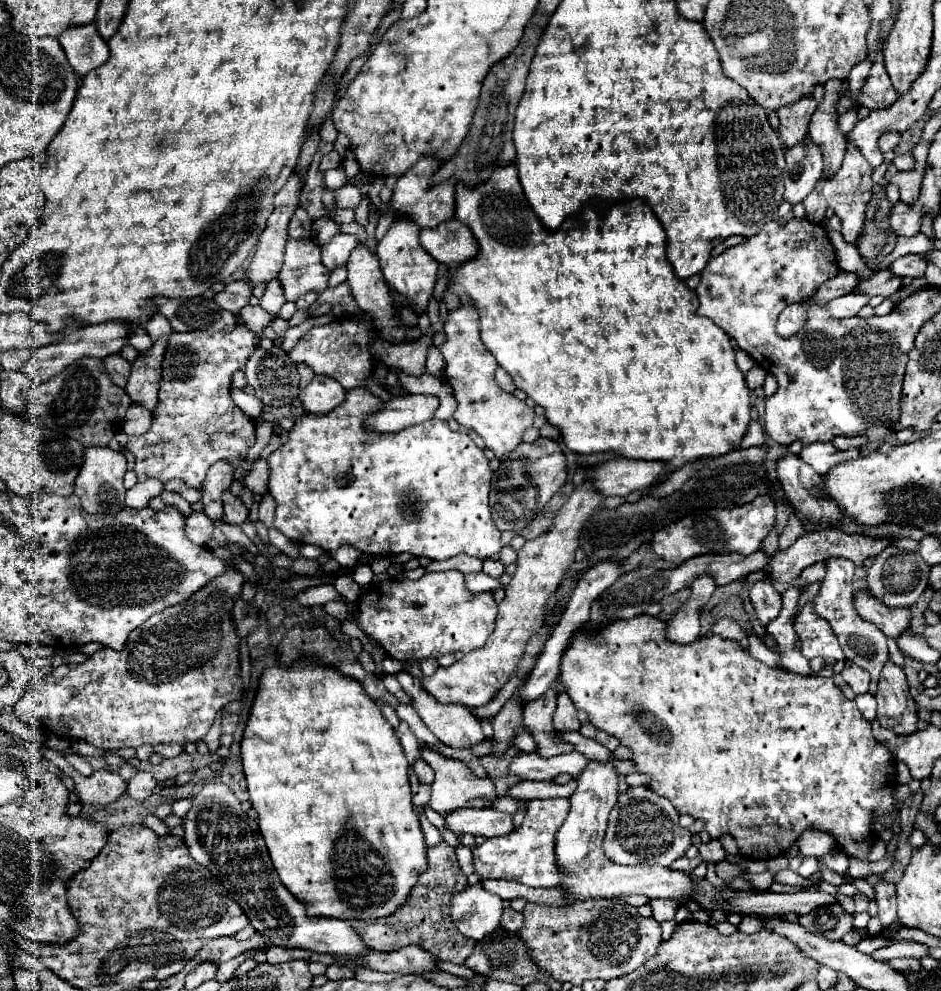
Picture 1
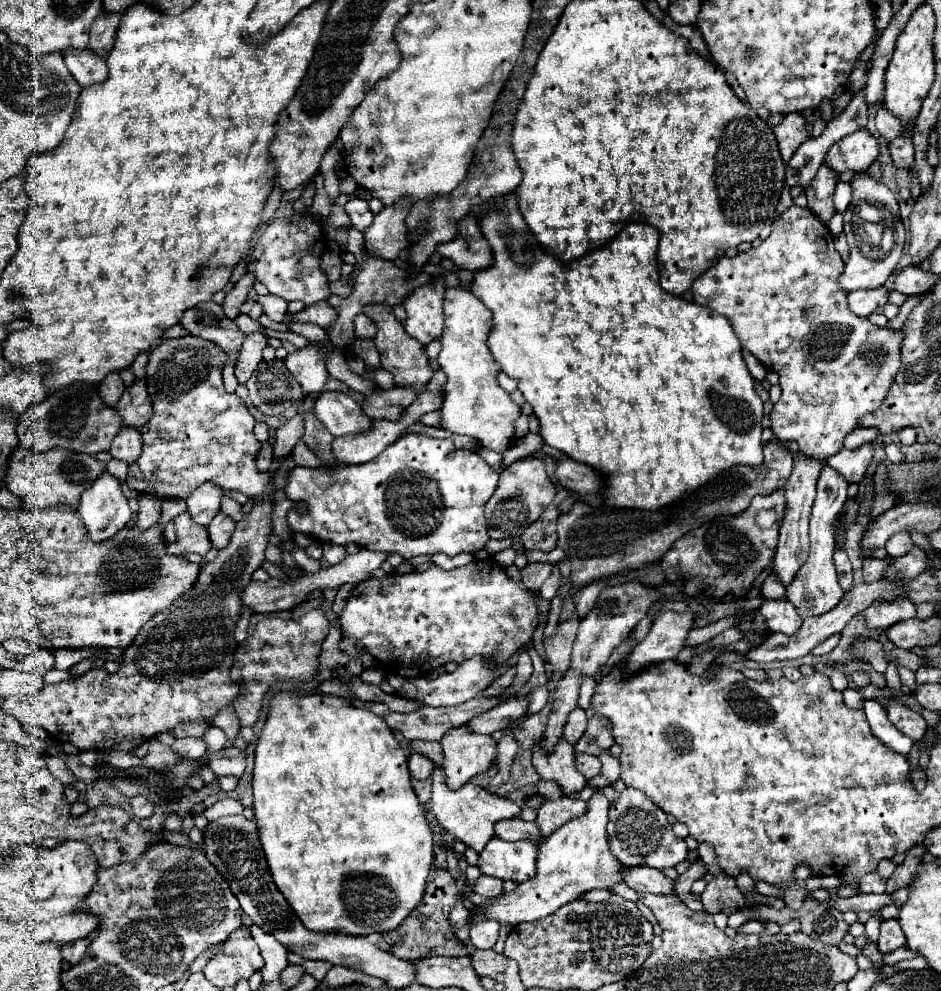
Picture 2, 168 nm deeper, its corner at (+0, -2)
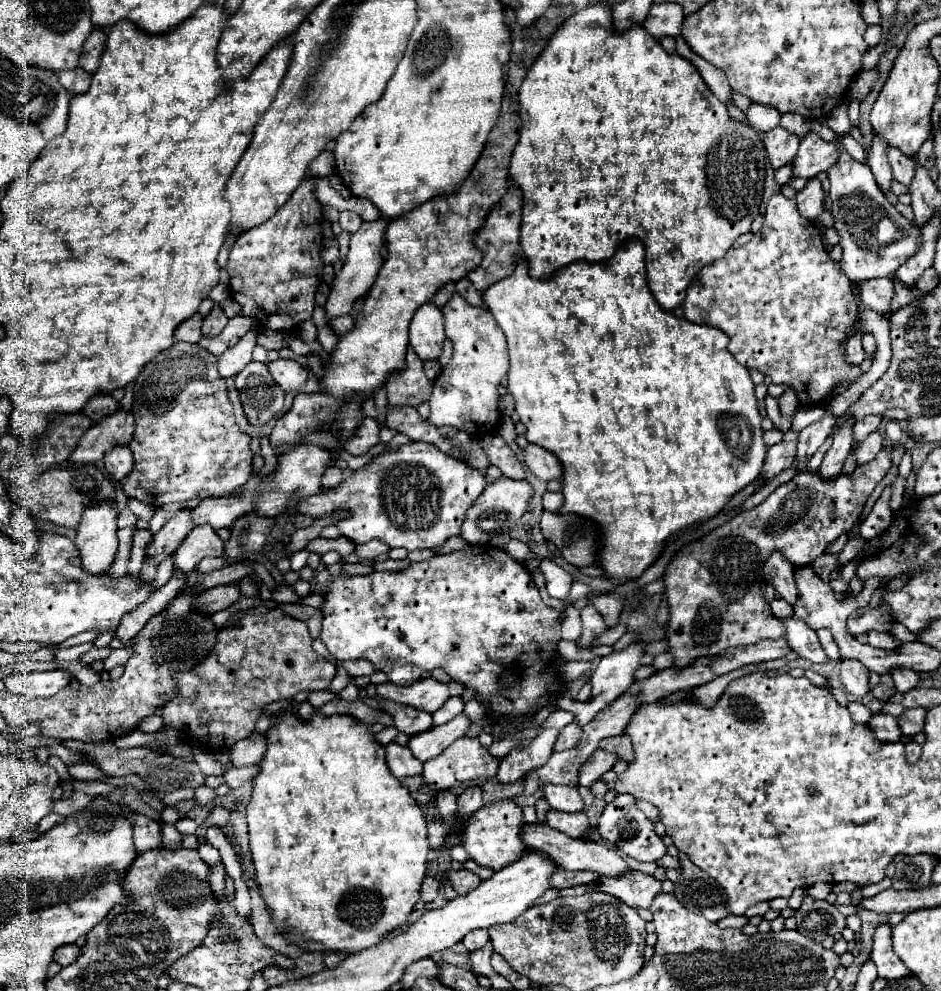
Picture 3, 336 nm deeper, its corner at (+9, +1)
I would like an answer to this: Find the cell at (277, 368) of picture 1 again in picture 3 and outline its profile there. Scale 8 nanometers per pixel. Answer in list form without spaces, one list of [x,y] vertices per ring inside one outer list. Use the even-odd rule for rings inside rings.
[[[249,362],[235,376],[235,386],[251,426],[267,424],[283,408],[285,392],[273,382],[267,366],[261,362]]]

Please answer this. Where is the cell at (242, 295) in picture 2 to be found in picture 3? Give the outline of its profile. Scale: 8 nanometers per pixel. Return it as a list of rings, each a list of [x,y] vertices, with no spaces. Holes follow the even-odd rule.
[[[215,308],[215,310],[211,310],[211,314],[203,320],[201,334],[207,336],[207,338],[213,338],[213,336],[217,336],[217,334],[225,328],[225,324],[227,324],[227,316],[225,316],[219,308]]]

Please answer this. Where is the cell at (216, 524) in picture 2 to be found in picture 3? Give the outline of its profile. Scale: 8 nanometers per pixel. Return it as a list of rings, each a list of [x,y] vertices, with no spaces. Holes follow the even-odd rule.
[[[197,526],[197,530],[191,530],[189,536],[183,540],[183,544],[175,550],[173,556],[173,568],[179,574],[189,574],[195,570],[201,558],[205,556],[223,556],[225,546],[223,540],[213,532],[211,526]]]

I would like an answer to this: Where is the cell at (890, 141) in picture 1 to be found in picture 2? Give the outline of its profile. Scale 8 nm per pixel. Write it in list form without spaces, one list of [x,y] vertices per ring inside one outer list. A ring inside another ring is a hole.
[[[906,135],[898,137],[898,141],[890,141],[888,151],[890,151],[896,167],[910,169],[910,165],[914,163],[914,145],[912,145],[912,139]]]

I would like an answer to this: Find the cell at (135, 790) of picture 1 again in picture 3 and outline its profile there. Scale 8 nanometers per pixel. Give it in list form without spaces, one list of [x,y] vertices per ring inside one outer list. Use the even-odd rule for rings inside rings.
[[[133,814],[133,840],[135,840],[135,848],[137,852],[147,852],[147,850],[159,850],[163,848],[163,840],[161,840],[161,824],[149,820],[143,814]]]

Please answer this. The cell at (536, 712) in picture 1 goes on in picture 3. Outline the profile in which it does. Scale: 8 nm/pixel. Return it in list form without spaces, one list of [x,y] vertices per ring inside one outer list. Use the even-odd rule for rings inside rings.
[[[545,786],[543,788],[543,794],[549,802],[549,806],[553,810],[559,810],[559,812],[583,812],[583,800],[577,792],[577,788],[569,788],[569,786]]]

